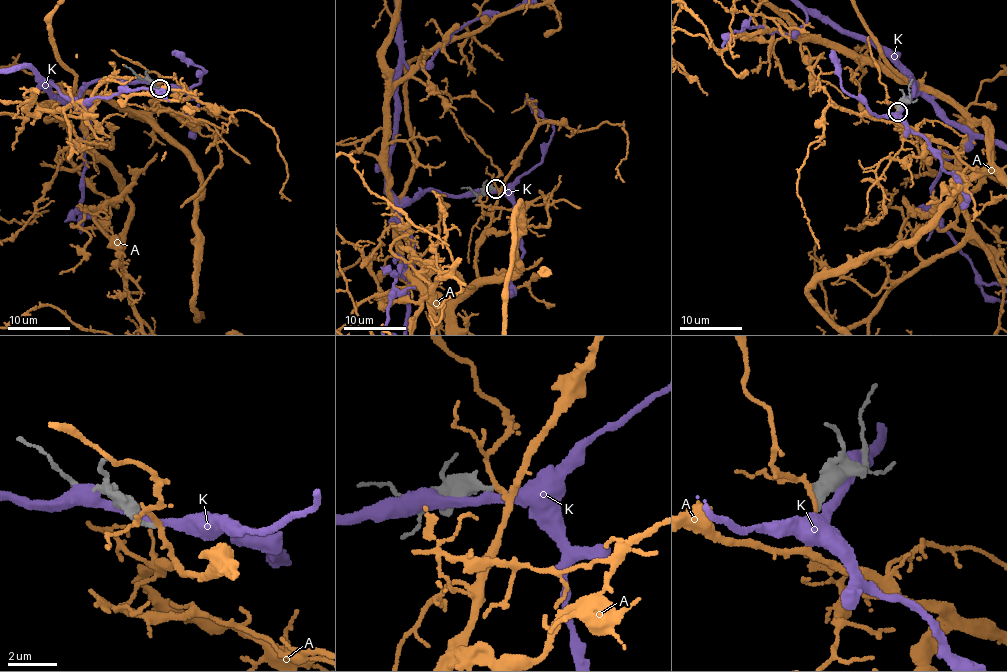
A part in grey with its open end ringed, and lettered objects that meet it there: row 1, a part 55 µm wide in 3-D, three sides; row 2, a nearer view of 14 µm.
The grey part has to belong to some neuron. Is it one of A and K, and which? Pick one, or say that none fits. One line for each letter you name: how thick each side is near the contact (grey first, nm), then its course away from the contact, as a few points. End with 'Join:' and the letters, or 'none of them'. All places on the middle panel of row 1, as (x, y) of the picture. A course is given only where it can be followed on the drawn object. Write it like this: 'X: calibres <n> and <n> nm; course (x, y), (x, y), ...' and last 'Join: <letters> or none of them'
Join: none of them

